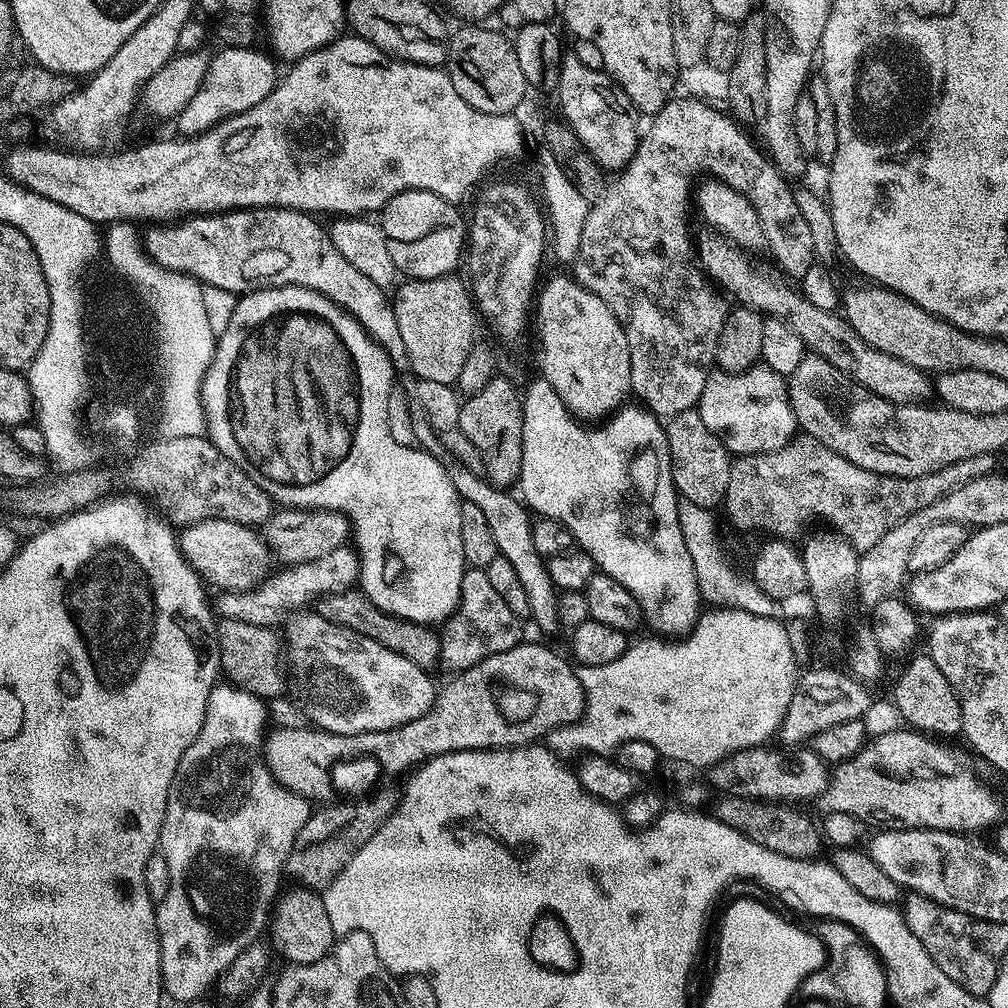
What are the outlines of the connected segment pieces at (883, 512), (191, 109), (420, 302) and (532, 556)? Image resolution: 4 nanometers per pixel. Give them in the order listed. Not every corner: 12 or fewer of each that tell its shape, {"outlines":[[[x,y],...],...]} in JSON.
{"outlines":[[[812,436],[736,456],[722,505],[789,542],[825,520],[857,553],[993,471],[854,466]],[[221,47],[198,94],[175,117],[200,136],[258,106],[277,61],[255,47]],[[408,278],[394,307],[421,380],[455,385],[477,343],[469,285]],[[461,464],[461,501],[482,510],[497,553],[518,573],[531,623],[560,628],[558,589],[534,550],[529,509]]]}

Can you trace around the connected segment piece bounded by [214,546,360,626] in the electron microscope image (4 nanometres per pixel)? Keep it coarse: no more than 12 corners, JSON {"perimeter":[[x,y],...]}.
{"perimeter":[[351,547],[221,591],[223,619],[272,626],[360,579]]}

